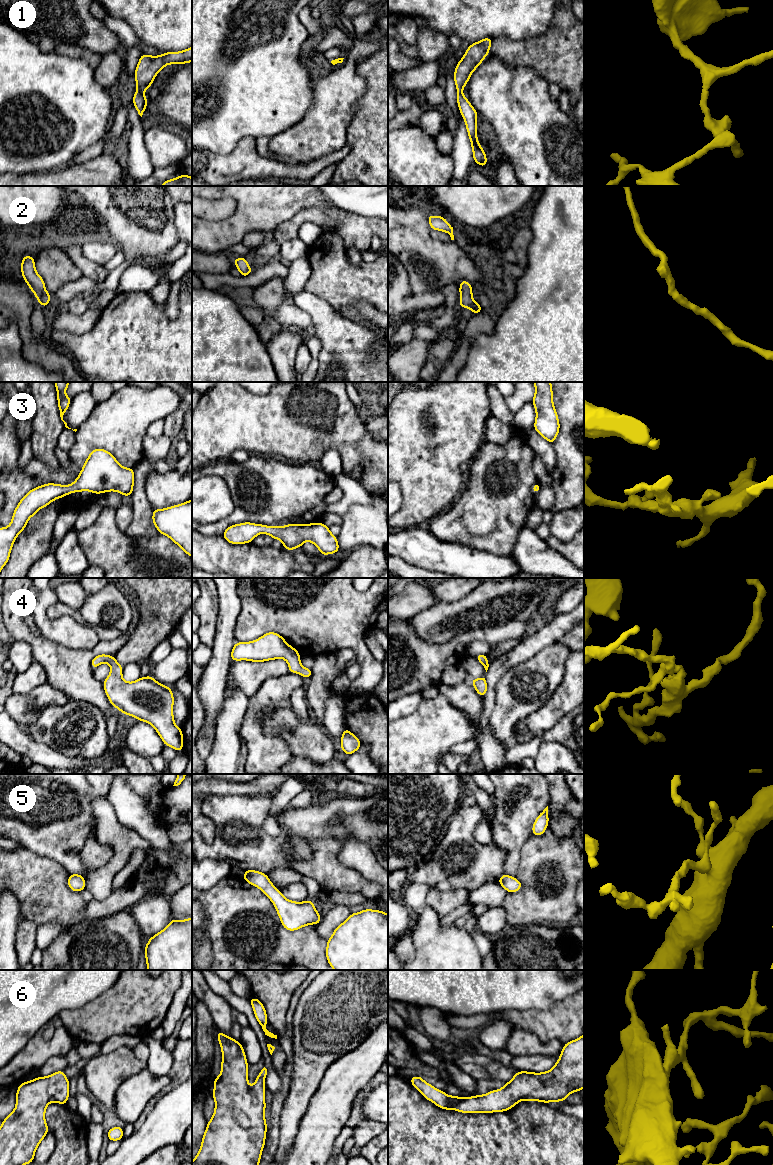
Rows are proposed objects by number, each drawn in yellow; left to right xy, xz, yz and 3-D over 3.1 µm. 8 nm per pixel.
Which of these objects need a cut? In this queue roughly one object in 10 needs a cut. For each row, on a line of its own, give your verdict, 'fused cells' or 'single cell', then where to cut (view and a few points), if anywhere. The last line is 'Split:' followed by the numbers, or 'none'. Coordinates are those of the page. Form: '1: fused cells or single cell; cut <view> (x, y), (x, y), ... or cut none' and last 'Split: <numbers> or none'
1: single cell; cut none
2: single cell; cut none
3: single cell; cut none
4: single cell; cut none
5: single cell; cut none
6: single cell; cut none
Split: none

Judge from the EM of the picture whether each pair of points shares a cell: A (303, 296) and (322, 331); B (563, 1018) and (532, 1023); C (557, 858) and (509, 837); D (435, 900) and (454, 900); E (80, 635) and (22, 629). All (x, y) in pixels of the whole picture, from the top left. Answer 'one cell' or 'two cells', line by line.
A: one cell
B: one cell
C: two cells
D: one cell
E: two cells

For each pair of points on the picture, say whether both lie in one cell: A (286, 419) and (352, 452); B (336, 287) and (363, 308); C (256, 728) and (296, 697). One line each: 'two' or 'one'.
A: one
B: two
C: two

